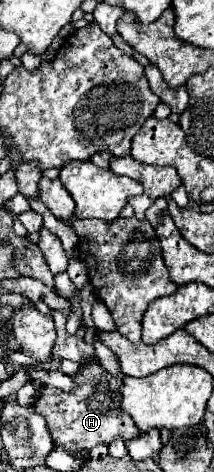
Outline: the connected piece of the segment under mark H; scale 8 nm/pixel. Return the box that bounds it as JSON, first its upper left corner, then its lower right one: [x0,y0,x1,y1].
[34,357,140,453]

